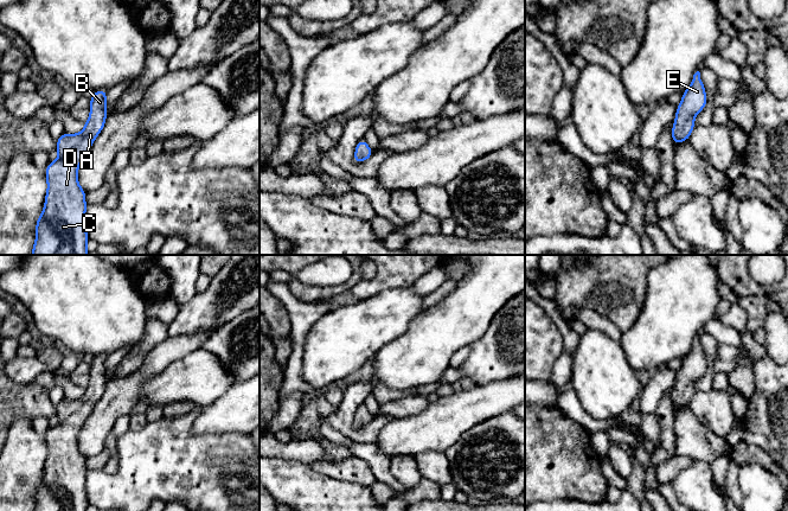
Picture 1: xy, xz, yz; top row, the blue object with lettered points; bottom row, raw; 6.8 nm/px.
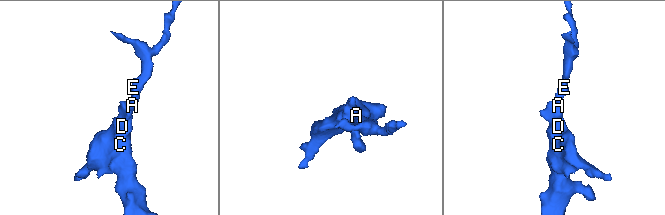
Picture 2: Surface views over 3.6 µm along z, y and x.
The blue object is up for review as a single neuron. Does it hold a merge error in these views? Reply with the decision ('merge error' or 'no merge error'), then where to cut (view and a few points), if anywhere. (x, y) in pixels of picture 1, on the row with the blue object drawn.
no merge error; no cut

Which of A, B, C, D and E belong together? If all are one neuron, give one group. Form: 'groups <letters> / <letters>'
groups A B C D E

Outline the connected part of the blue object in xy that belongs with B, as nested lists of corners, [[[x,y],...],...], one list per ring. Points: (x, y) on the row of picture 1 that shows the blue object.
[[[96,90],[90,98],[90,115],[78,134],[63,133],[56,141],[59,158],[45,168],[47,191],[41,215],[36,222],[36,242],[31,255],[89,255],[85,228],[87,192],[78,184],[78,167],[102,132],[107,120],[107,92]]]

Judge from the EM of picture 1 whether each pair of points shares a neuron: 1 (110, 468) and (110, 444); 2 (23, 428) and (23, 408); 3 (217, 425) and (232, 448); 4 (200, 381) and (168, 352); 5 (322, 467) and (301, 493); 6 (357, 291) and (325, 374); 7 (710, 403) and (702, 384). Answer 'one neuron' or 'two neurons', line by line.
1: one neuron
2: two neurons
3: two neurons
4: two neurons
5: two neurons
6: two neurons
7: two neurons

